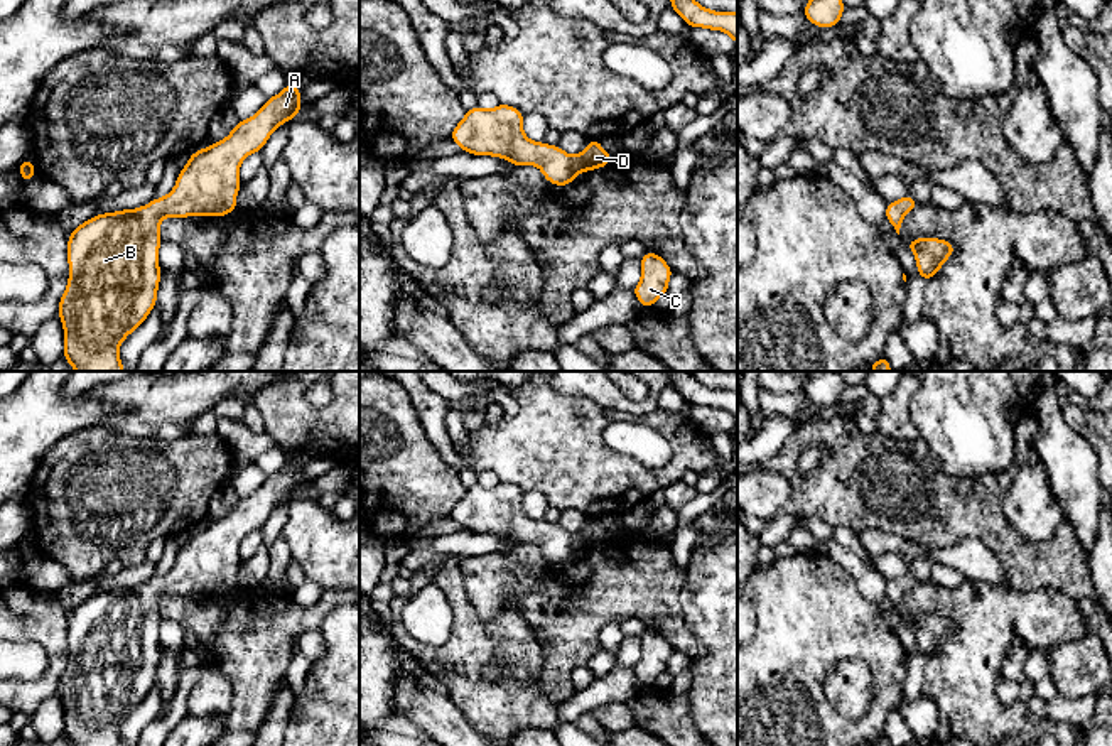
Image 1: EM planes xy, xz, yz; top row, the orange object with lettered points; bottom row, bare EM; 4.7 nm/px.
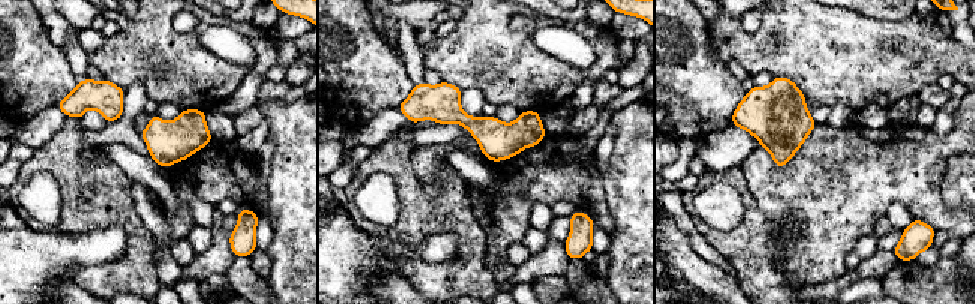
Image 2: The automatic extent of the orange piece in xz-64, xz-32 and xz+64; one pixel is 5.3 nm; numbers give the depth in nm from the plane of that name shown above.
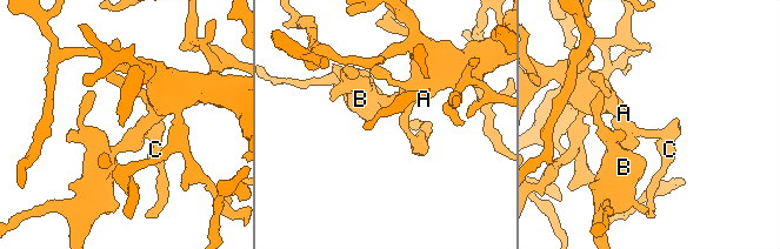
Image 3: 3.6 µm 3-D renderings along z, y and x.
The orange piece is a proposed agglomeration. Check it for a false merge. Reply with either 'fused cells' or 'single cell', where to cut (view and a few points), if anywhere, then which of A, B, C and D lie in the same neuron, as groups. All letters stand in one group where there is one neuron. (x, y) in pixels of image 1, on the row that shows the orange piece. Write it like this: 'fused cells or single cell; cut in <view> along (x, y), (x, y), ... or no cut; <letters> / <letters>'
single cell; no cut; A B C D

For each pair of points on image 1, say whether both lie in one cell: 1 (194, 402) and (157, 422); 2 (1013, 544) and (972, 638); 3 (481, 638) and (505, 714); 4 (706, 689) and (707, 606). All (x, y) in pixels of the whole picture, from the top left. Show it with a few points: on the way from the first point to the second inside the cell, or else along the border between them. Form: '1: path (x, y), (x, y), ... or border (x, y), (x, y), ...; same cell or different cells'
1: path (186, 402), (178, 402), (166, 414); same cell
2: border (1001, 583), (1013, 589), (1041, 589); different cells
3: path (475, 657), (475, 684), (486, 696); same cell
4: path (716, 669), (716, 627); same cell

